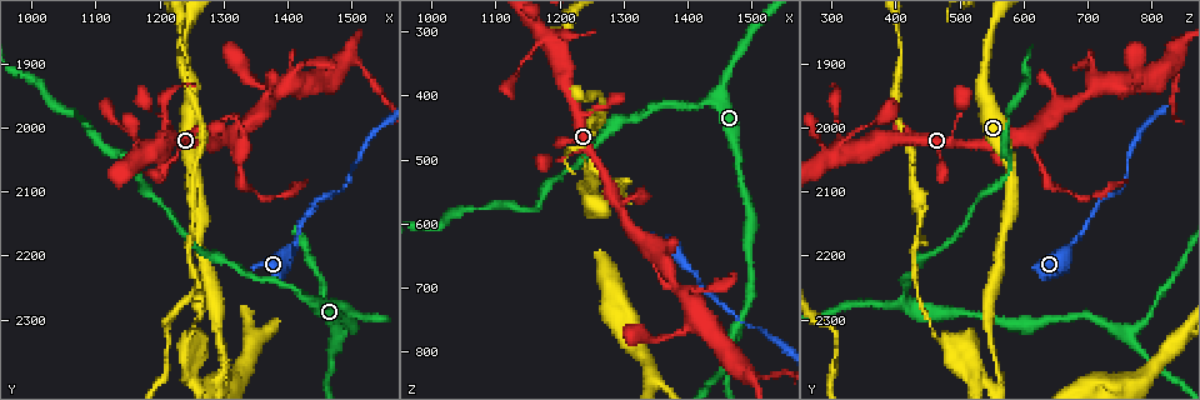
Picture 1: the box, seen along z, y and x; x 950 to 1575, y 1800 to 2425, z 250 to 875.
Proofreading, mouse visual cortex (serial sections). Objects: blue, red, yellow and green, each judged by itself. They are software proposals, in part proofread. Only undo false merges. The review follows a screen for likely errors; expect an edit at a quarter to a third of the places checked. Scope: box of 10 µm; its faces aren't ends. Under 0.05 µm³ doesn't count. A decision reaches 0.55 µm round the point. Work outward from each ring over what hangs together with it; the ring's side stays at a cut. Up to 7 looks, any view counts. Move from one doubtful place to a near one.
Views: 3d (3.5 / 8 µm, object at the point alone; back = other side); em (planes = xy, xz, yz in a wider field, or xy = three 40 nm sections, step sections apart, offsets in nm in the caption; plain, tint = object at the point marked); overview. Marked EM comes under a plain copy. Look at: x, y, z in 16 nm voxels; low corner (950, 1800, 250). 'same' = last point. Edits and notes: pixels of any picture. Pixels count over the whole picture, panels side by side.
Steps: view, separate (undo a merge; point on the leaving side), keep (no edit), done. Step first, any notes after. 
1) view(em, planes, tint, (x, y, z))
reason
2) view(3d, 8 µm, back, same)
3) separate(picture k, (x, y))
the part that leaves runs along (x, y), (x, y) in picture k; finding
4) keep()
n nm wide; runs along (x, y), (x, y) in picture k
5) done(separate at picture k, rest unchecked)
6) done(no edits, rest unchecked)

view(3d, 3.5 µm, (1415, 2175, 680))
sudden change in width

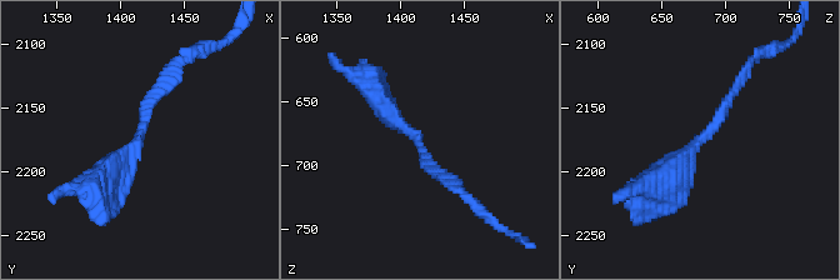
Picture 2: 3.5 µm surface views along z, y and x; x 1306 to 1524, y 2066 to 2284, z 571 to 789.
view(em, xy, step 5, tint, (1412, 2174, 684))
arms of 150, 300 nm; now the EM

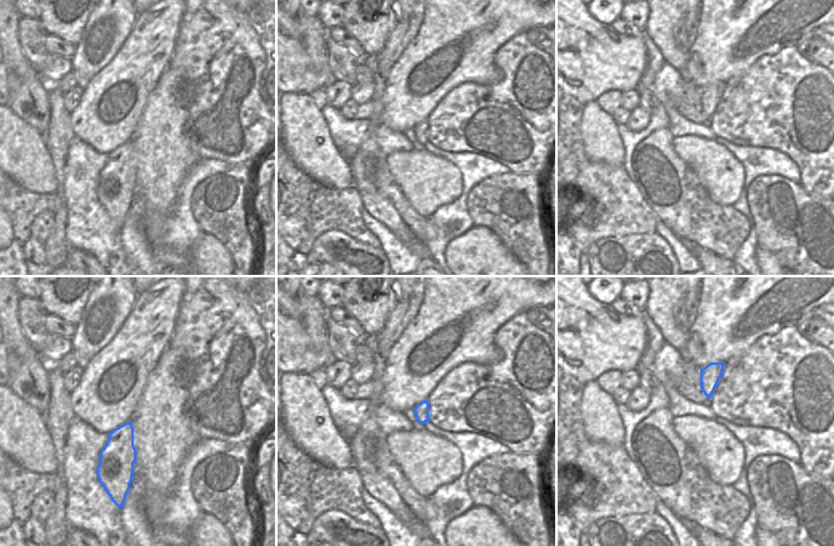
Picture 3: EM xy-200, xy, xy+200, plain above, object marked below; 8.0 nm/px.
view(em, xy, step 3, tint, same)
cut it another way

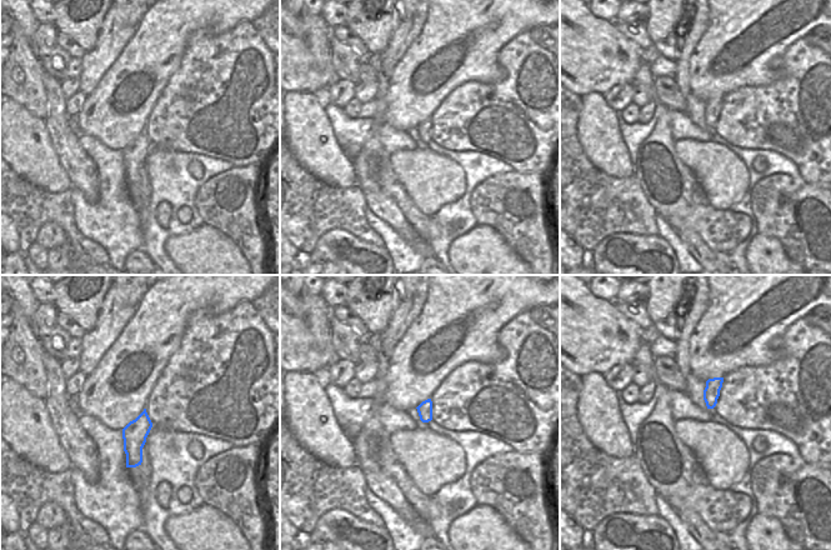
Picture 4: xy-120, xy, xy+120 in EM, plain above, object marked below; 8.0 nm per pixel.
keep()
runs along (650, 188), (718, 119), (743, 76) in picture 2; continuous, no second cell

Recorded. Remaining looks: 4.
view(3d, 3.5 µm, (1480, 2315, 745))
three arms meet

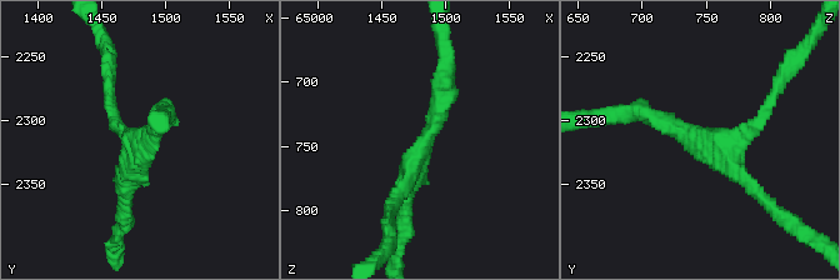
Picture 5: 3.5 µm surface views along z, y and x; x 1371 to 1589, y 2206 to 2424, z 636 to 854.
view(em, xy, step 3, tint, (1482, 2314, 748))
3 arms; arms of 200, 200, 250 nm

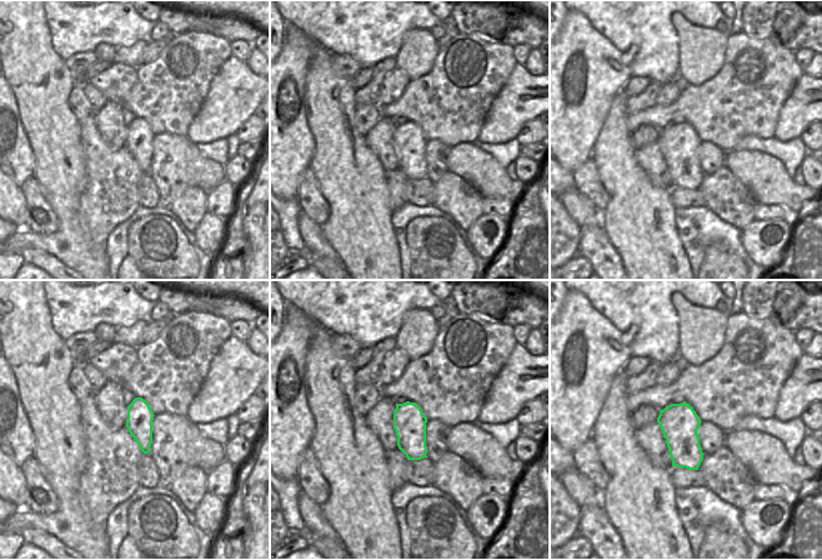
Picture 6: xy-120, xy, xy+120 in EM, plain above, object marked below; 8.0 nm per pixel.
keep()
260 nm wide; runs along (445, 78), (434, 129), (391, 209) in picture 5; continuous, no second cell

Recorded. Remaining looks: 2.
view(3d, 3.5 µm, (1300, 2380, 560))
sharp bend

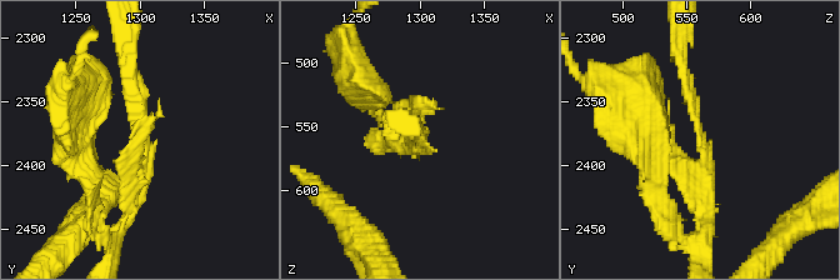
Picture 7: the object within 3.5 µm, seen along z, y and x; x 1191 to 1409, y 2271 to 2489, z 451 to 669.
view(em, xy, step 3, tint, (1302, 2380, 562))
now the EM

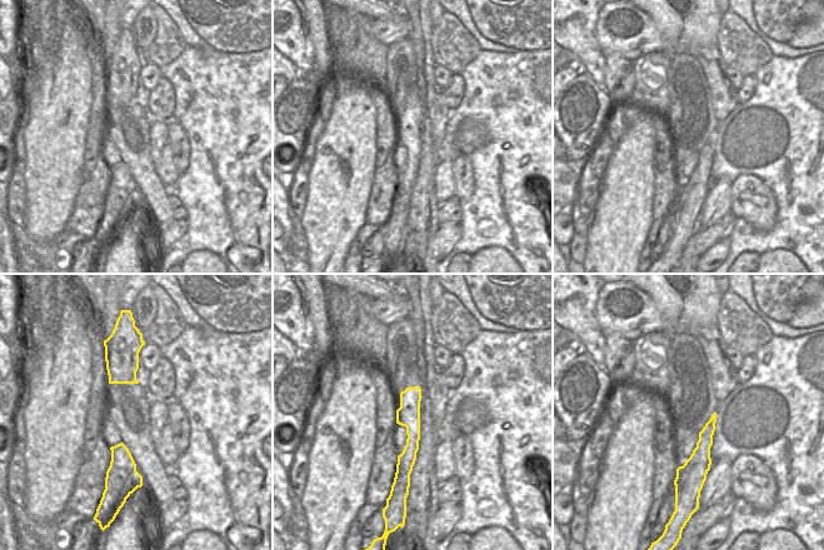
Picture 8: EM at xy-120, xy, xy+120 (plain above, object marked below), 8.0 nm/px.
keep()
runs along (128, 60), (143, 133) in picture 7; one cell here

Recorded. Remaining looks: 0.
done(no edits, rest unchecked)

